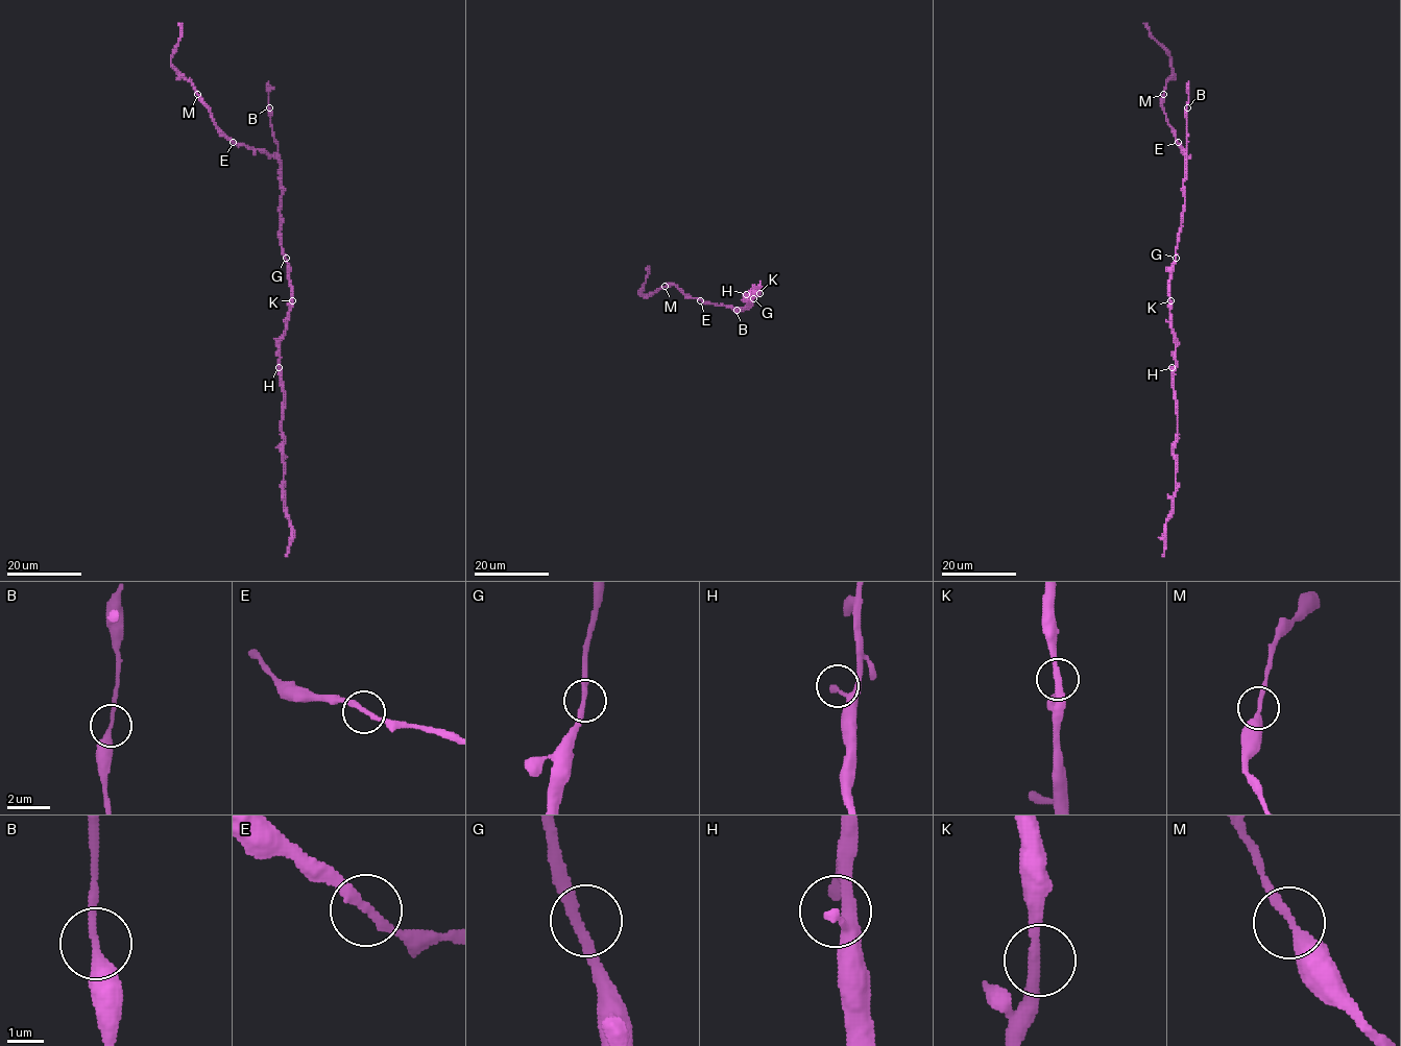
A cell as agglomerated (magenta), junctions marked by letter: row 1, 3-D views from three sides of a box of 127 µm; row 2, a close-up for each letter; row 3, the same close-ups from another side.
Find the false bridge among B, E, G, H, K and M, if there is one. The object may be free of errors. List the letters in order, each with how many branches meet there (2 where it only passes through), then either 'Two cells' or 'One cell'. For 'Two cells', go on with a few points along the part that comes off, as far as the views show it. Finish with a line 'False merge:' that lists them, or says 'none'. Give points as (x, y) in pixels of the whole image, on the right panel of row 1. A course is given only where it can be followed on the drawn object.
B: Branches: 2. One cell
E: Branches: 2. One cell
G: Branches: 2. One cell
H: Branches: 2. One cell
K: Branches: 2. One cell
M: Branches: 2. One cell
False merge: none

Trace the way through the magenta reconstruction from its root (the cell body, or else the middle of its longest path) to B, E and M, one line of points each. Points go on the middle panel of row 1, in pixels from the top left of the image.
B: (752, 298), (747, 301), (748, 307), (737, 310)
E: (752, 298), (747, 301), (748, 307), (740, 309), (700, 300)
M: (752, 298), (747, 301), (748, 307), (734, 309), (689, 297), (673, 285), (665, 286)

